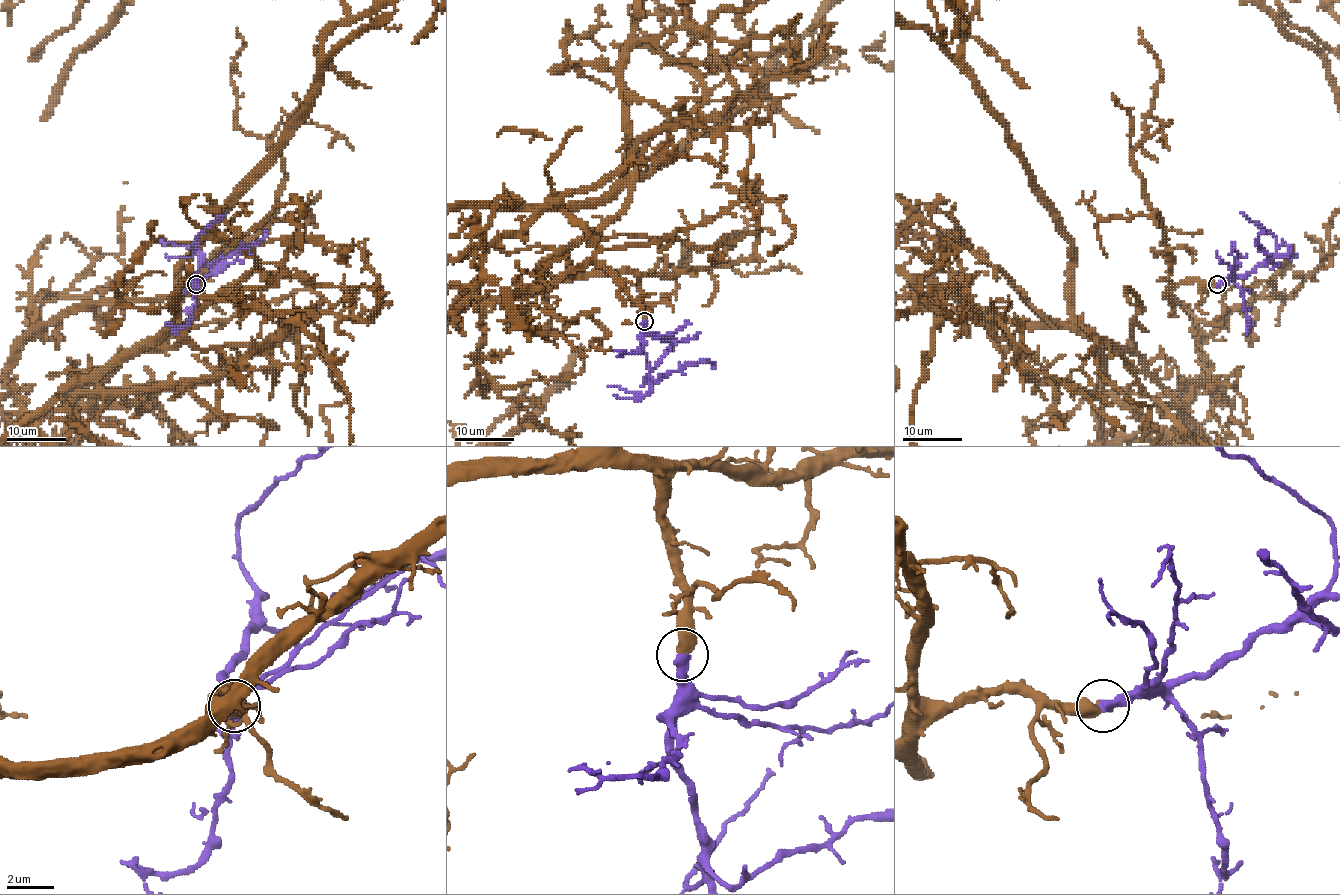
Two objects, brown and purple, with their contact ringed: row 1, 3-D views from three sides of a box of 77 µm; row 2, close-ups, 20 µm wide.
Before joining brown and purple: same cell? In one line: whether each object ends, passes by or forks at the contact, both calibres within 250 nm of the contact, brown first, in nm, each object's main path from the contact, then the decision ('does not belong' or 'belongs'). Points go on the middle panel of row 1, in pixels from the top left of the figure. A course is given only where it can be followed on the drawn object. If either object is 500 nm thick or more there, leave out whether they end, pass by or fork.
550/480 nm | purple via (644, 321), (641, 349), (656, 381), (687, 364), (705, 360), (714, 363), (714, 369) | belongs

